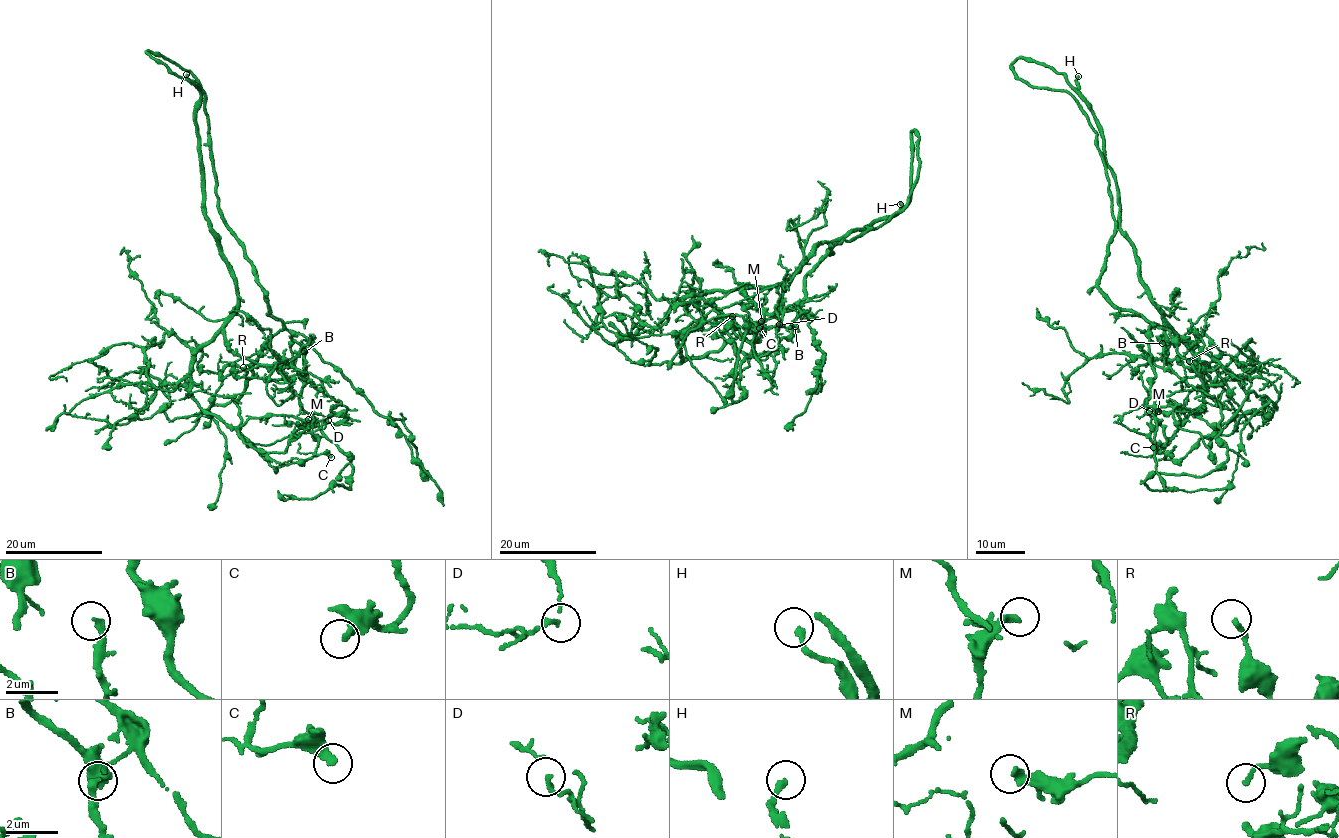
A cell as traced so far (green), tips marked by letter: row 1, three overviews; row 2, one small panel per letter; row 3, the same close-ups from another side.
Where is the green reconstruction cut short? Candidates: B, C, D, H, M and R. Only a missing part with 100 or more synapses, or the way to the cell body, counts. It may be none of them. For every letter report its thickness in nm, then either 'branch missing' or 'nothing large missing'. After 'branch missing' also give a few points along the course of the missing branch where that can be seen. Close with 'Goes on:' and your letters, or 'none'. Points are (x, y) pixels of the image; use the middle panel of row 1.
B: calibre 260 nm; nothing large missing
C: calibre 320 nm; nothing large missing
D: calibre 120 nm; nothing large missing
H: calibre 220 nm; branch missing; course (900, 204), (906, 188), (908, 102), (898, 89), (879, 81), (870, 57), (874, 39), (885, 34)
M: calibre 280 nm; nothing large missing
R: calibre 170 nm; nothing large missing
Goes on: H

